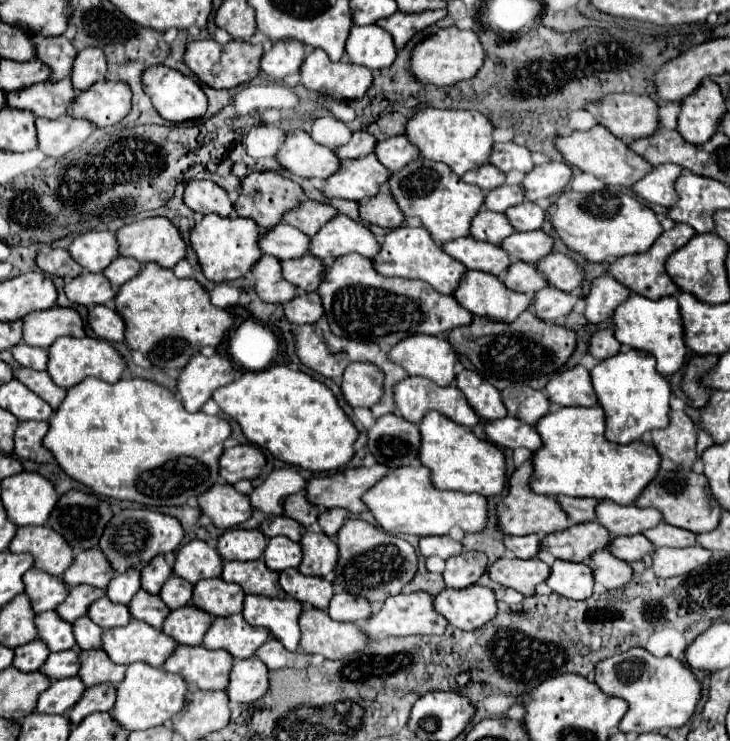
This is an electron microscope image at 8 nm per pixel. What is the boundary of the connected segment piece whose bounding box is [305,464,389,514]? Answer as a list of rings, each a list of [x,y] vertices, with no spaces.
[[[375,464],[371,468],[347,468],[343,472],[313,478],[307,484],[307,496],[313,504],[323,508],[345,508],[353,514],[367,510],[363,494],[389,474],[389,468]]]

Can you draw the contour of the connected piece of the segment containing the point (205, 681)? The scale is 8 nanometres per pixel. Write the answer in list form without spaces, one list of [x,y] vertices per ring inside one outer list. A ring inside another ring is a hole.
[[[177,646],[163,668],[181,674],[195,688],[225,690],[233,656],[227,650],[209,650],[205,646]]]

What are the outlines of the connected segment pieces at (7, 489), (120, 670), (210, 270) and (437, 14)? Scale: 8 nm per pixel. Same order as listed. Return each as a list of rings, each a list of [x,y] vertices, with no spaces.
[[[21,472],[3,480],[1,502],[17,526],[45,524],[53,512],[59,494],[45,476],[37,472]]]
[[[103,648],[81,652],[79,676],[87,688],[101,684],[101,682],[119,684],[125,678],[125,670],[127,670],[127,666],[111,662],[111,658],[105,654]]]
[[[209,214],[195,224],[191,232],[191,244],[197,252],[205,276],[213,282],[229,282],[247,276],[263,256],[259,248],[259,236],[261,228],[251,218],[223,218],[219,214]]]
[[[427,10],[421,14],[401,14],[395,12],[393,16],[381,18],[377,26],[387,30],[395,42],[395,48],[403,48],[419,30],[435,24],[437,20],[445,18],[447,10]]]

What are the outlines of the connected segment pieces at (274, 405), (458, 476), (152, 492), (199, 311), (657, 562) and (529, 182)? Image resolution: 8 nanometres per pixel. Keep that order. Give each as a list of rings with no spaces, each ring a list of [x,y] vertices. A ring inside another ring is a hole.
[[[271,366],[259,372],[245,372],[241,378],[223,386],[221,390],[213,392],[213,400],[219,408],[241,424],[243,434],[251,444],[257,444],[263,450],[269,450],[275,458],[291,464],[301,466],[311,472],[333,472],[345,466],[355,454],[355,440],[359,436],[353,422],[347,418],[343,408],[339,406],[331,388],[323,382],[311,378],[301,370],[291,370],[287,366]]]
[[[429,412],[419,424],[421,430],[421,454],[419,460],[431,470],[433,484],[441,490],[455,490],[463,494],[483,494],[499,496],[505,490],[507,460],[499,446],[489,440],[477,438],[469,428],[451,422],[439,412]]]
[[[85,378],[85,382],[81,382],[81,386],[73,386],[67,390],[67,396],[63,400],[63,404],[59,406],[59,410],[53,414],[53,418],[49,420],[49,432],[43,440],[43,444],[53,452],[55,460],[59,462],[59,466],[77,482],[85,484],[87,488],[91,488],[93,494],[97,496],[107,496],[107,498],[117,498],[117,500],[131,500],[131,502],[139,502],[145,506],[183,506],[187,504],[187,500],[191,496],[201,496],[203,492],[207,492],[209,488],[215,486],[215,482],[219,480],[219,458],[223,454],[223,442],[231,436],[231,426],[225,418],[219,416],[209,416],[205,412],[187,412],[181,404],[181,400],[177,398],[177,394],[173,394],[169,388],[151,382],[151,380],[141,380],[141,378],[127,378],[127,380],[119,380],[117,384],[107,384],[99,378]]]
[[[149,262],[133,280],[123,284],[117,298],[117,312],[127,326],[127,344],[143,352],[159,368],[183,368],[201,346],[219,346],[235,324],[233,314],[211,304],[207,290],[193,278],[177,278],[171,268]]]
[[[689,546],[689,548],[657,548],[653,552],[653,570],[659,578],[671,578],[691,572],[693,568],[709,562],[711,550],[703,546]]]
[[[547,162],[535,166],[523,180],[525,198],[531,202],[551,198],[567,188],[571,176],[573,176],[571,166],[565,162]]]

